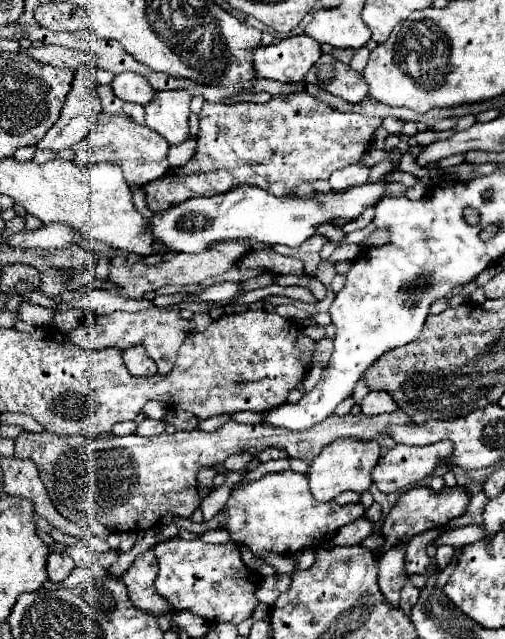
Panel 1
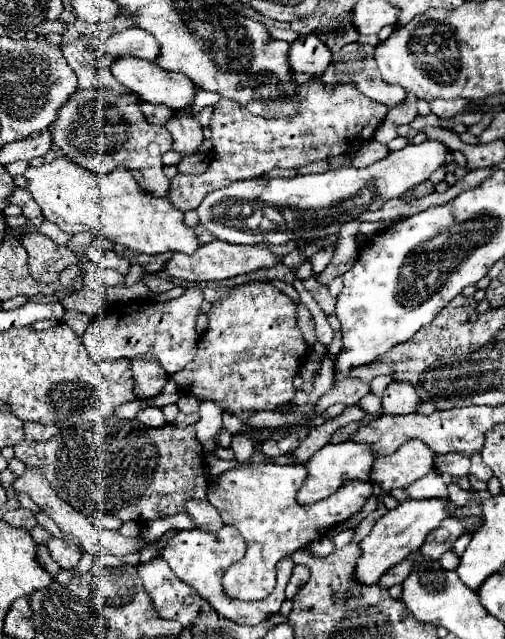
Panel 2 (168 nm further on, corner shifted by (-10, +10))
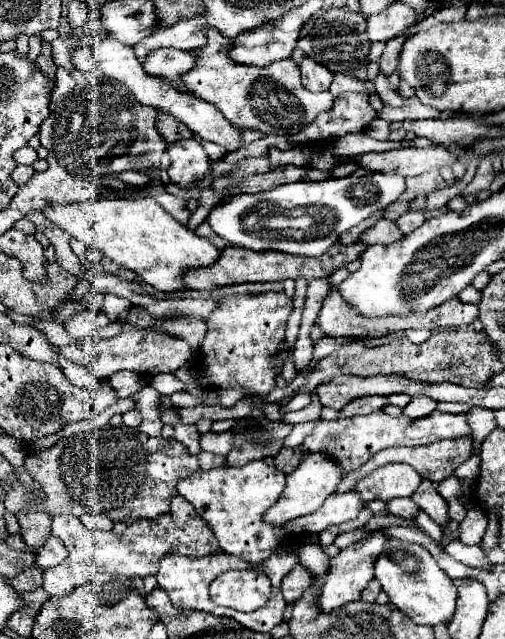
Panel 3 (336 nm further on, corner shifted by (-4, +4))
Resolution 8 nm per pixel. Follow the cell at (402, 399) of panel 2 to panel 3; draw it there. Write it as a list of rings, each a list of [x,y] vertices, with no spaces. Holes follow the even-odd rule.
[[[420,396],[420,398],[414,398],[410,400],[404,408],[402,408],[402,414],[410,416],[410,418],[420,418],[420,416],[428,416],[430,412],[434,412],[436,408],[436,402],[426,398],[426,396]]]

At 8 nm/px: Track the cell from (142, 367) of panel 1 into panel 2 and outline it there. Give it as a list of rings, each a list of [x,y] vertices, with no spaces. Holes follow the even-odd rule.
[[[132,362],[134,394],[136,400],[150,400],[162,392],[168,382],[168,374],[156,366],[156,362]]]

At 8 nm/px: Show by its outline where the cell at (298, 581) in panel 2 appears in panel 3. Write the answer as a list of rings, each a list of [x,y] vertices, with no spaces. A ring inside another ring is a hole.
[[[296,564],[296,568],[290,574],[286,574],[284,580],[282,580],[284,600],[288,604],[296,602],[308,586],[310,586],[310,572],[302,564]]]

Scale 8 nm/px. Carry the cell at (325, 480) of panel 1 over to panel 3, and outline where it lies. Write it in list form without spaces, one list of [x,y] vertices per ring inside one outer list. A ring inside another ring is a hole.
[[[316,452],[306,454],[302,458],[300,466],[286,478],[286,490],[282,492],[280,500],[266,512],[266,520],[270,524],[284,524],[286,520],[316,512],[322,506],[322,502],[326,500],[326,496],[338,488],[342,476],[344,476],[344,472],[342,472],[342,468],[338,468],[336,460],[330,460],[328,456],[318,456]]]

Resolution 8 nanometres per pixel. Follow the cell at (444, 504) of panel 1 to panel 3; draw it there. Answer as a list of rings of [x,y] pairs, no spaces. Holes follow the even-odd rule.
[[[376,530],[368,538],[350,544],[336,558],[330,560],[330,574],[326,578],[326,584],[320,590],[320,598],[318,598],[318,604],[324,612],[336,610],[336,608],[360,598],[366,584],[374,578],[374,560],[378,560],[378,556],[386,550],[386,542],[390,542],[390,540],[392,540],[392,536],[388,536],[382,530]]]

